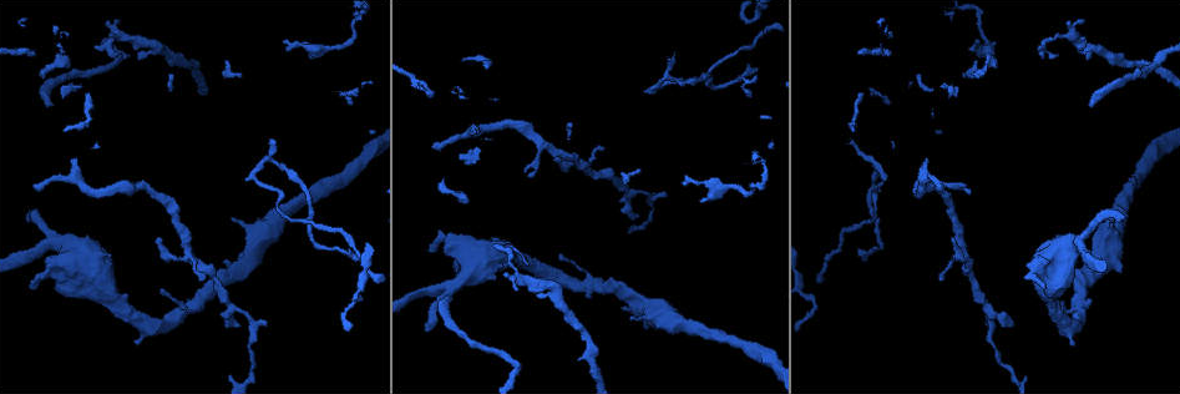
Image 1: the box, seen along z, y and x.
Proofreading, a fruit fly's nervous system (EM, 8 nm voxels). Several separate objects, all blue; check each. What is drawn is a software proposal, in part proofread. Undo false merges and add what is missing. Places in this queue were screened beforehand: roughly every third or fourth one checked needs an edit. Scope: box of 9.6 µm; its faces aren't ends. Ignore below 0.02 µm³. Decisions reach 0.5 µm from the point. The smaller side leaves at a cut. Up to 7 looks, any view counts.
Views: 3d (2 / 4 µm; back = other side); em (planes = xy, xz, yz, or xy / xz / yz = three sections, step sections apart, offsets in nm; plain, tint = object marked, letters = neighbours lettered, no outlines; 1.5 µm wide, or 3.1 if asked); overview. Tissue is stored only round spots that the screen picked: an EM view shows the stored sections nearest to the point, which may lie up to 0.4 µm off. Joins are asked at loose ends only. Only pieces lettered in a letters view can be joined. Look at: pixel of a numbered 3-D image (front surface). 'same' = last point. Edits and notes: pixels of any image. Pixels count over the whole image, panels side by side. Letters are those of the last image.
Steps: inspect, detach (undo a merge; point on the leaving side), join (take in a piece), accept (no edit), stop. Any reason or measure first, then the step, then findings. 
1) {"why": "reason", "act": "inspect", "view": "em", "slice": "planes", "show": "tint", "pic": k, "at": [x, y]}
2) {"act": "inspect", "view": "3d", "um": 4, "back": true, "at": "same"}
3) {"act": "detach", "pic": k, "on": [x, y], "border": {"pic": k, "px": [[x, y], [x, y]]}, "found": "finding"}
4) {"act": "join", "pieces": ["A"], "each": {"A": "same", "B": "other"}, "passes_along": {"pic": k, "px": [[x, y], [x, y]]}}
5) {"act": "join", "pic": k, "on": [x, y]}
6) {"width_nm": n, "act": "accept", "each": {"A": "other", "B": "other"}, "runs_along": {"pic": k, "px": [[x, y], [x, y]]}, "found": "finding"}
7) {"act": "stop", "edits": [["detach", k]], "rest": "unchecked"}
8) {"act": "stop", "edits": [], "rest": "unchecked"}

{"why": "branch stops here", "act": "inspect", "view": "em", "slice": "planes", "show": "plain", "pic": 1, "at": [1088, 53]}

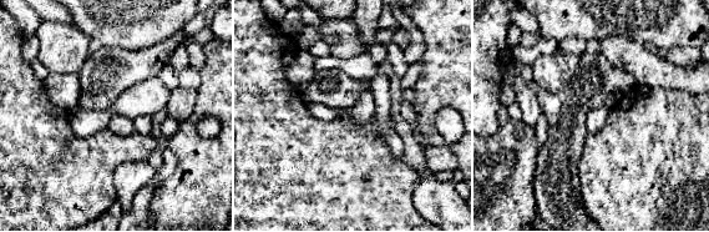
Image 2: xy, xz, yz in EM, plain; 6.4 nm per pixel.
{"why": "see the neighbours", "act": "inspect", "view": "em", "slice": "planes", "show": "letters", "at": "same"}

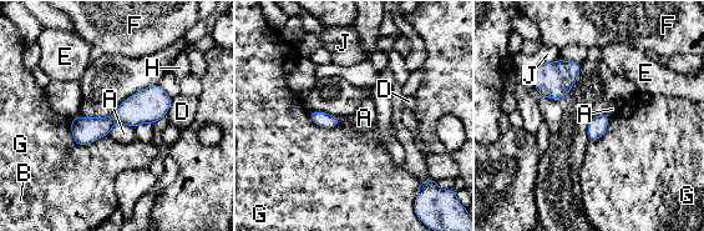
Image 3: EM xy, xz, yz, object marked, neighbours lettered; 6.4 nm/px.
{"longest_contact_nm": ["G", 280], "act": "accept", "each": {"A": "other", "B": "other", "D": "other", "E": "other", "F": "other", "G": "other", "H": "other", "J": "other"}, "border": {"pic": 3, "px": [[133, 129], [116, 124], [109, 134]]}, "found": "no lettered piece goes on from it"}

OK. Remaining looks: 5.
{"why": "branch stops here", "act": "inspect", "view": "3d", "um": 4, "pic": 1, "at": [426, 331]}

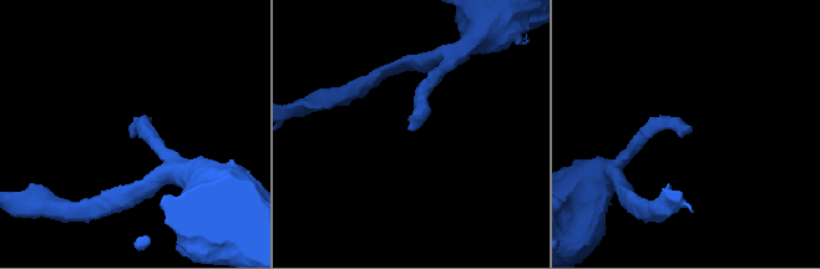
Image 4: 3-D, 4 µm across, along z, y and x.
{"act": "inspect", "view": "em", "slice": "yz", "step": 4, "show": "tint", "pic": 4, "at": [692, 130]}

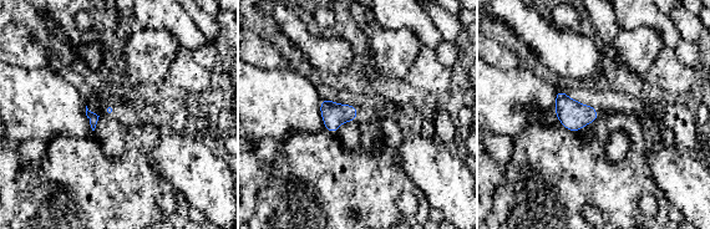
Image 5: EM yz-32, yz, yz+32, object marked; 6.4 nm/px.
{"why": "cut it another way", "act": "inspect", "view": "em", "slice": "planes", "show": "letters", "at": "same"}

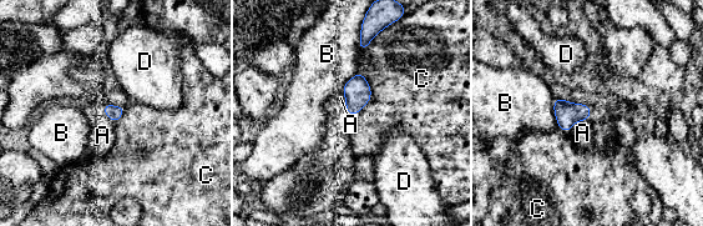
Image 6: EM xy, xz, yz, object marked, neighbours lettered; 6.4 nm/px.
{"longest_contact_nm": ["C", 300], "act": "accept", "each": {"A": "other", "B": "other", "C": "other", "D": "other"}, "border": {"pic": 6, "px": [[359, 70], [370, 100], [354, 116]]}, "found": "no lettered piece goes on from it"}

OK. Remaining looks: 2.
{"act": "stop", "edits": [], "rest": "unchecked"}

